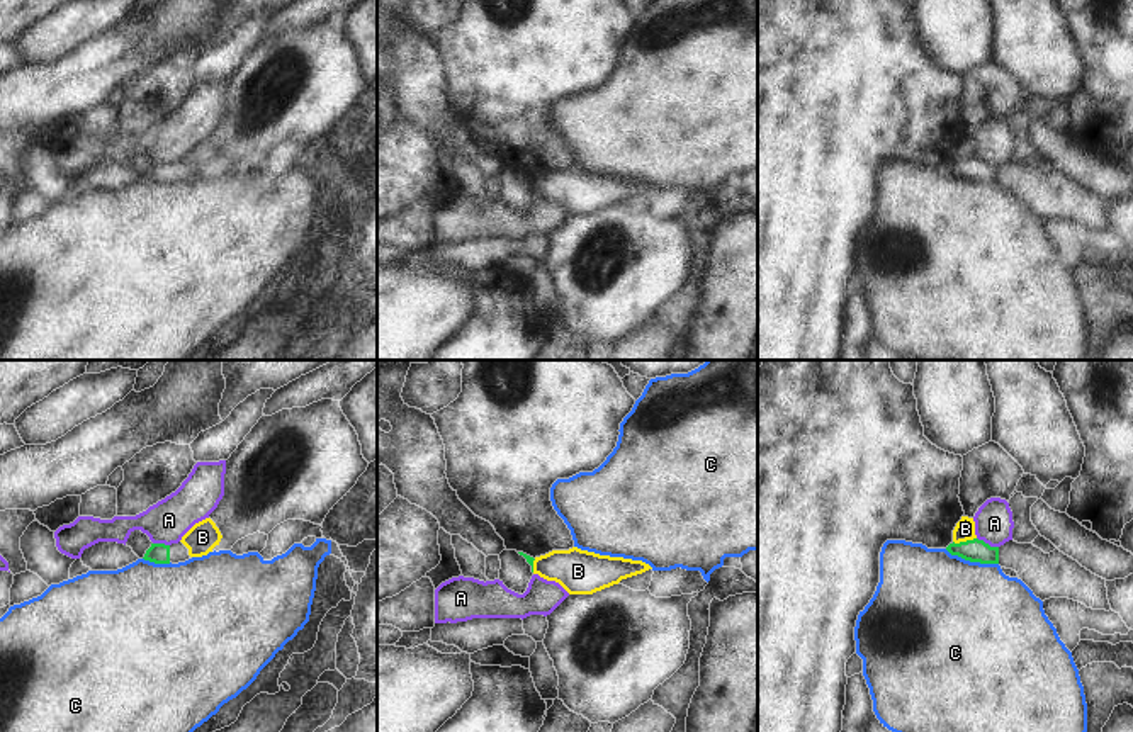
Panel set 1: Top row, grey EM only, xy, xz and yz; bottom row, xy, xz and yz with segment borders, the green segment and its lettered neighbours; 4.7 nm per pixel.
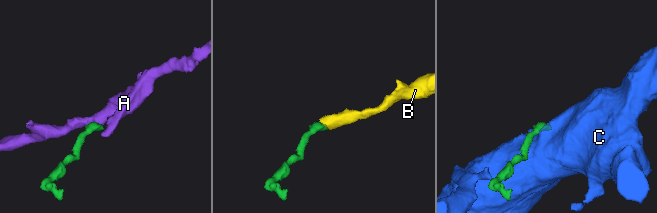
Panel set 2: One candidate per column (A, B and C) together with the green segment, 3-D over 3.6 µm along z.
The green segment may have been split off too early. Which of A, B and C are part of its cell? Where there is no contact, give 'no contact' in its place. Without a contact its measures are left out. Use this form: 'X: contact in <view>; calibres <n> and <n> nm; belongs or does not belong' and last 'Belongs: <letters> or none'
A: contact in yz; calibres 110 and 180 nm; does not belong
B: contact in yz; calibres 110 and 100 nm; does not belong
C: contact in yz; calibres 110 and 500 nm; does not belong
Belongs: none

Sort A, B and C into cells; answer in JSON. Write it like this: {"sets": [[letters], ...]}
{"sets": [["A"], ["B"], ["C"]]}

